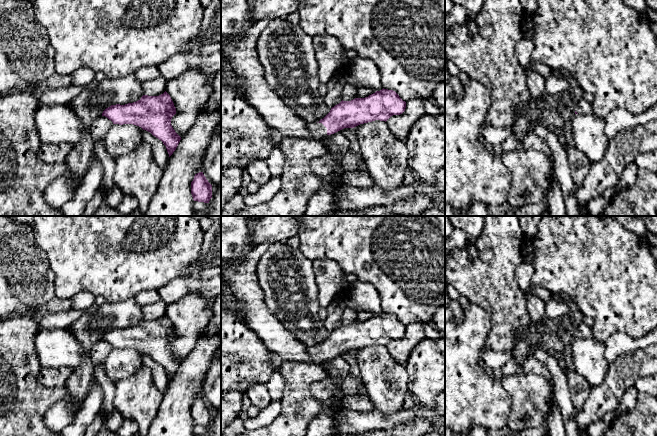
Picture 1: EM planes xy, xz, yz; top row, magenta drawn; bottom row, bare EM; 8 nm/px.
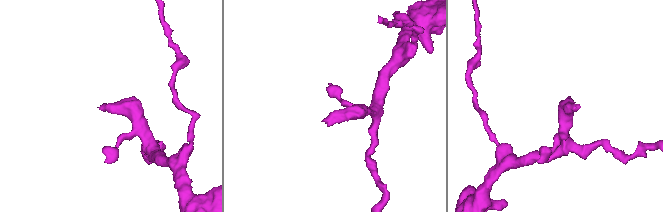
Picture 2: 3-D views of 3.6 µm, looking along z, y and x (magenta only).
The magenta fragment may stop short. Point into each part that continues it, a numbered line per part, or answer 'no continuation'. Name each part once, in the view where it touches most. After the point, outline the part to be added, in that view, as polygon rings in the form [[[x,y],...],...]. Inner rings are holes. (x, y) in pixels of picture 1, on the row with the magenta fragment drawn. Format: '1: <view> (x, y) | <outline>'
1: xz (318, 130) | [[[319,122],[310,125],[309,131],[315,138],[322,138],[327,135],[327,128]]]

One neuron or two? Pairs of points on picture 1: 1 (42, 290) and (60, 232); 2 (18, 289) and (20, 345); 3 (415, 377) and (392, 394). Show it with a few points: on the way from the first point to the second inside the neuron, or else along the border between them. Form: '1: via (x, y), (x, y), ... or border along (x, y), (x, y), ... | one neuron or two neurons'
1: border along (38, 245), (45, 252), (53, 272), (54, 289) | two neurons
2: border along (35, 315), (15, 315), (10, 318) | two neurons
3: border along (403, 365), (407, 373), (408, 390) | two neurons

